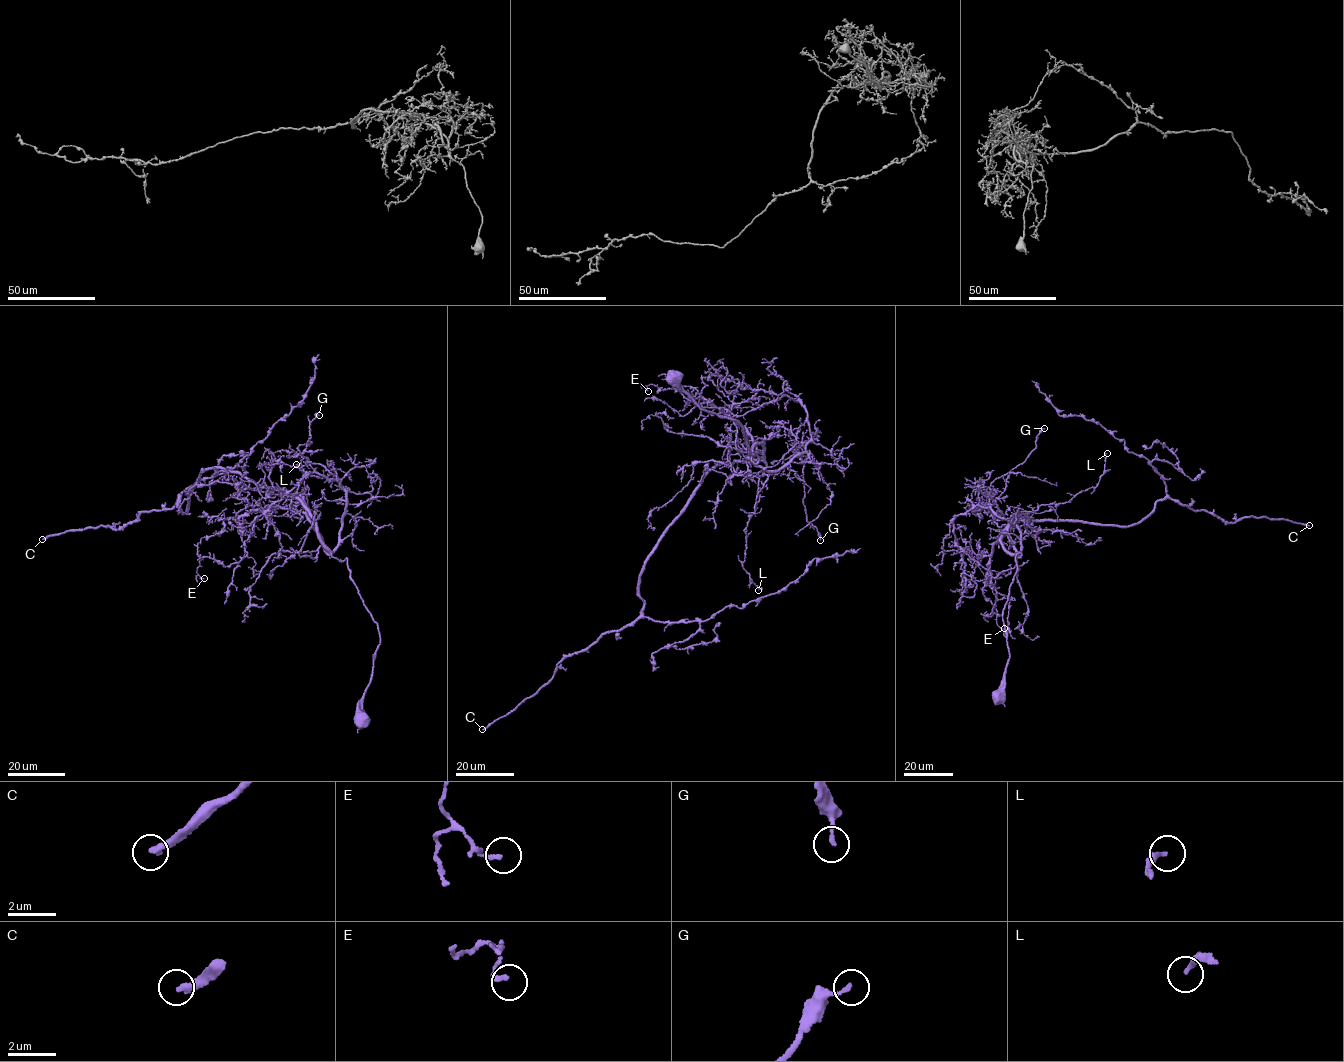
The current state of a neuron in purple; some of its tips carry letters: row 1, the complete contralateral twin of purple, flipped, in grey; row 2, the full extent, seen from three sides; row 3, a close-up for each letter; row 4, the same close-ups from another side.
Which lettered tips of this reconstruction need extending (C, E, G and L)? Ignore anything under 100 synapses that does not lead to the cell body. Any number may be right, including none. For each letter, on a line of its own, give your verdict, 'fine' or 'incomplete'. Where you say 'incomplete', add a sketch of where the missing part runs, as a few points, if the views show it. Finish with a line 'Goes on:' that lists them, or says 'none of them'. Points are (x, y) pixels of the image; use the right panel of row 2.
C: incomplete
E: fine
G: fine
L: fine
Goes on: C

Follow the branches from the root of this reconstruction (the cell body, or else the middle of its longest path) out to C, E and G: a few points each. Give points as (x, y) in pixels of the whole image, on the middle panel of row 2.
C: (677, 375), (764, 456), (706, 471), (644, 564), (639, 616), (482, 729)
E: (677, 375), (697, 405), (740, 422), (756, 463), (748, 456), (759, 451), (751, 434), (692, 387), (648, 391)
G: (677, 375), (697, 405), (740, 422), (761, 467), (808, 454), (796, 450), (820, 540)

